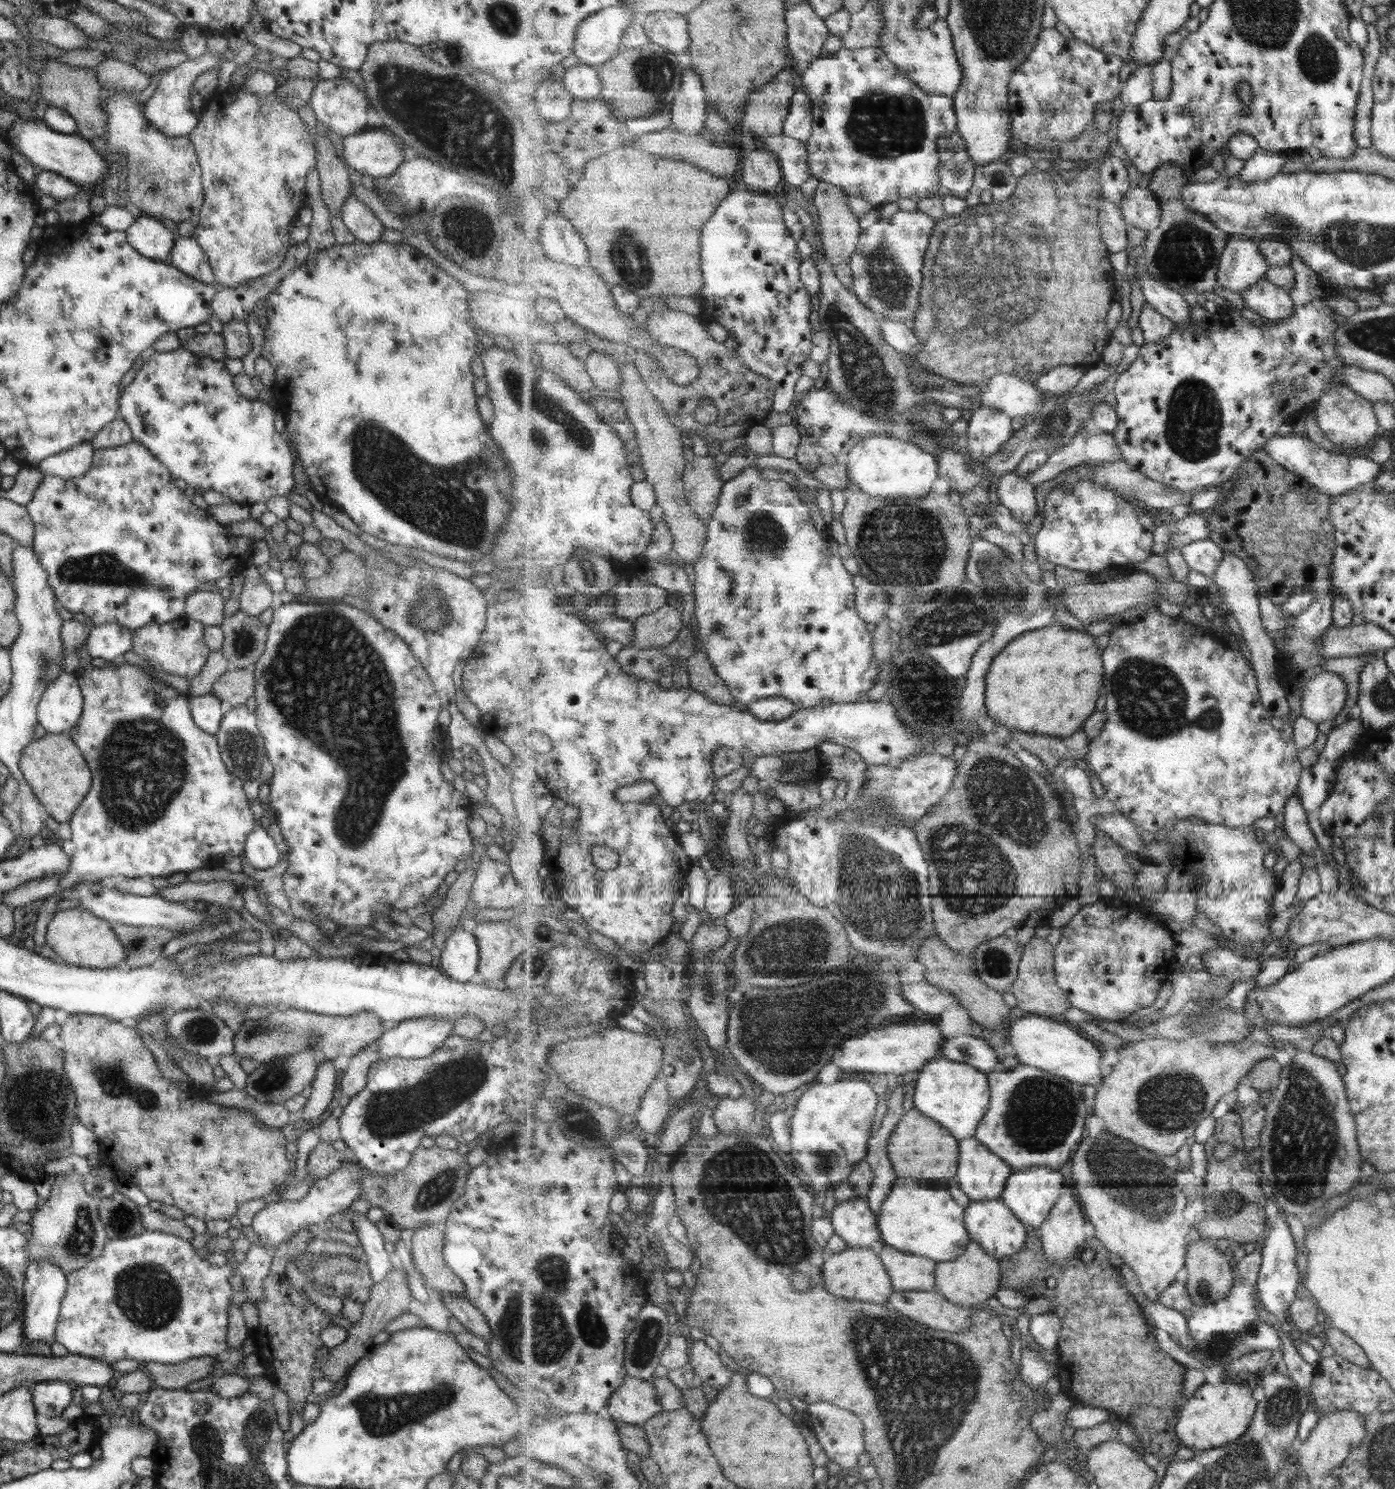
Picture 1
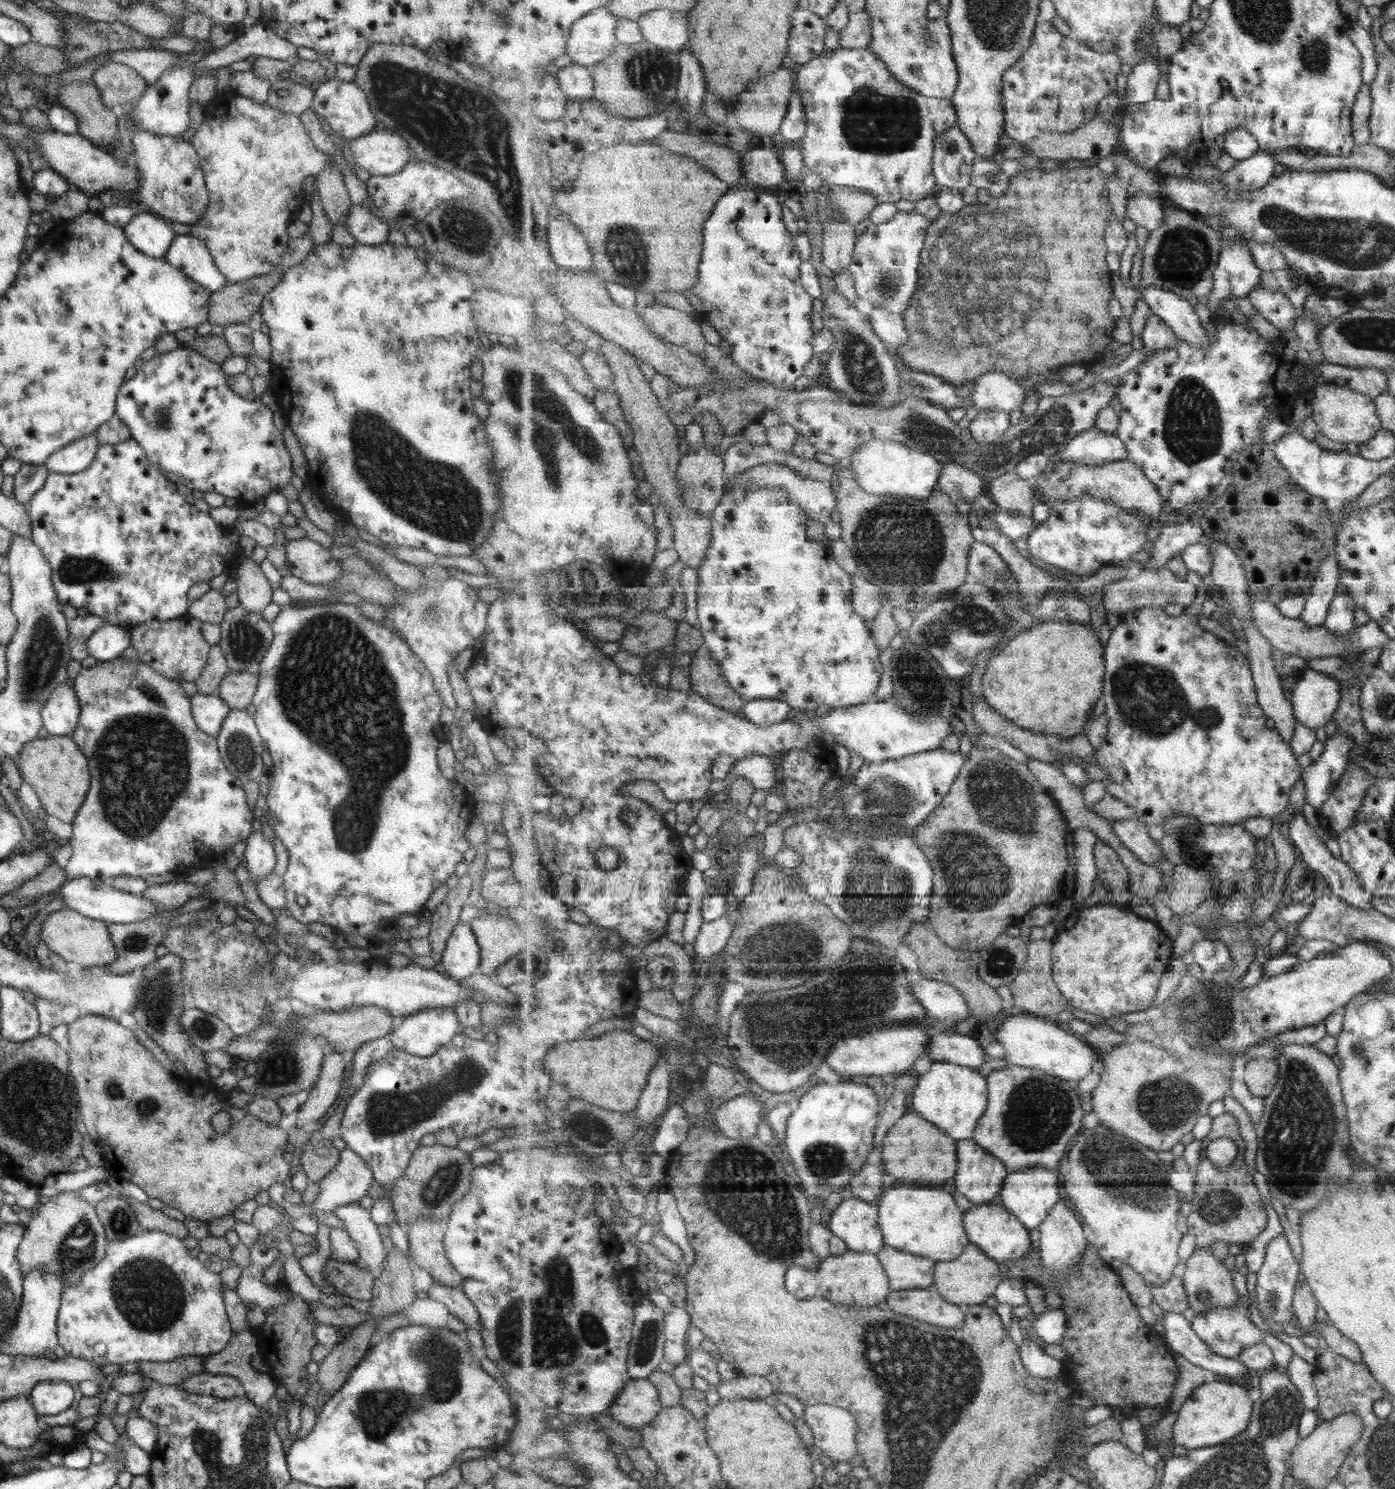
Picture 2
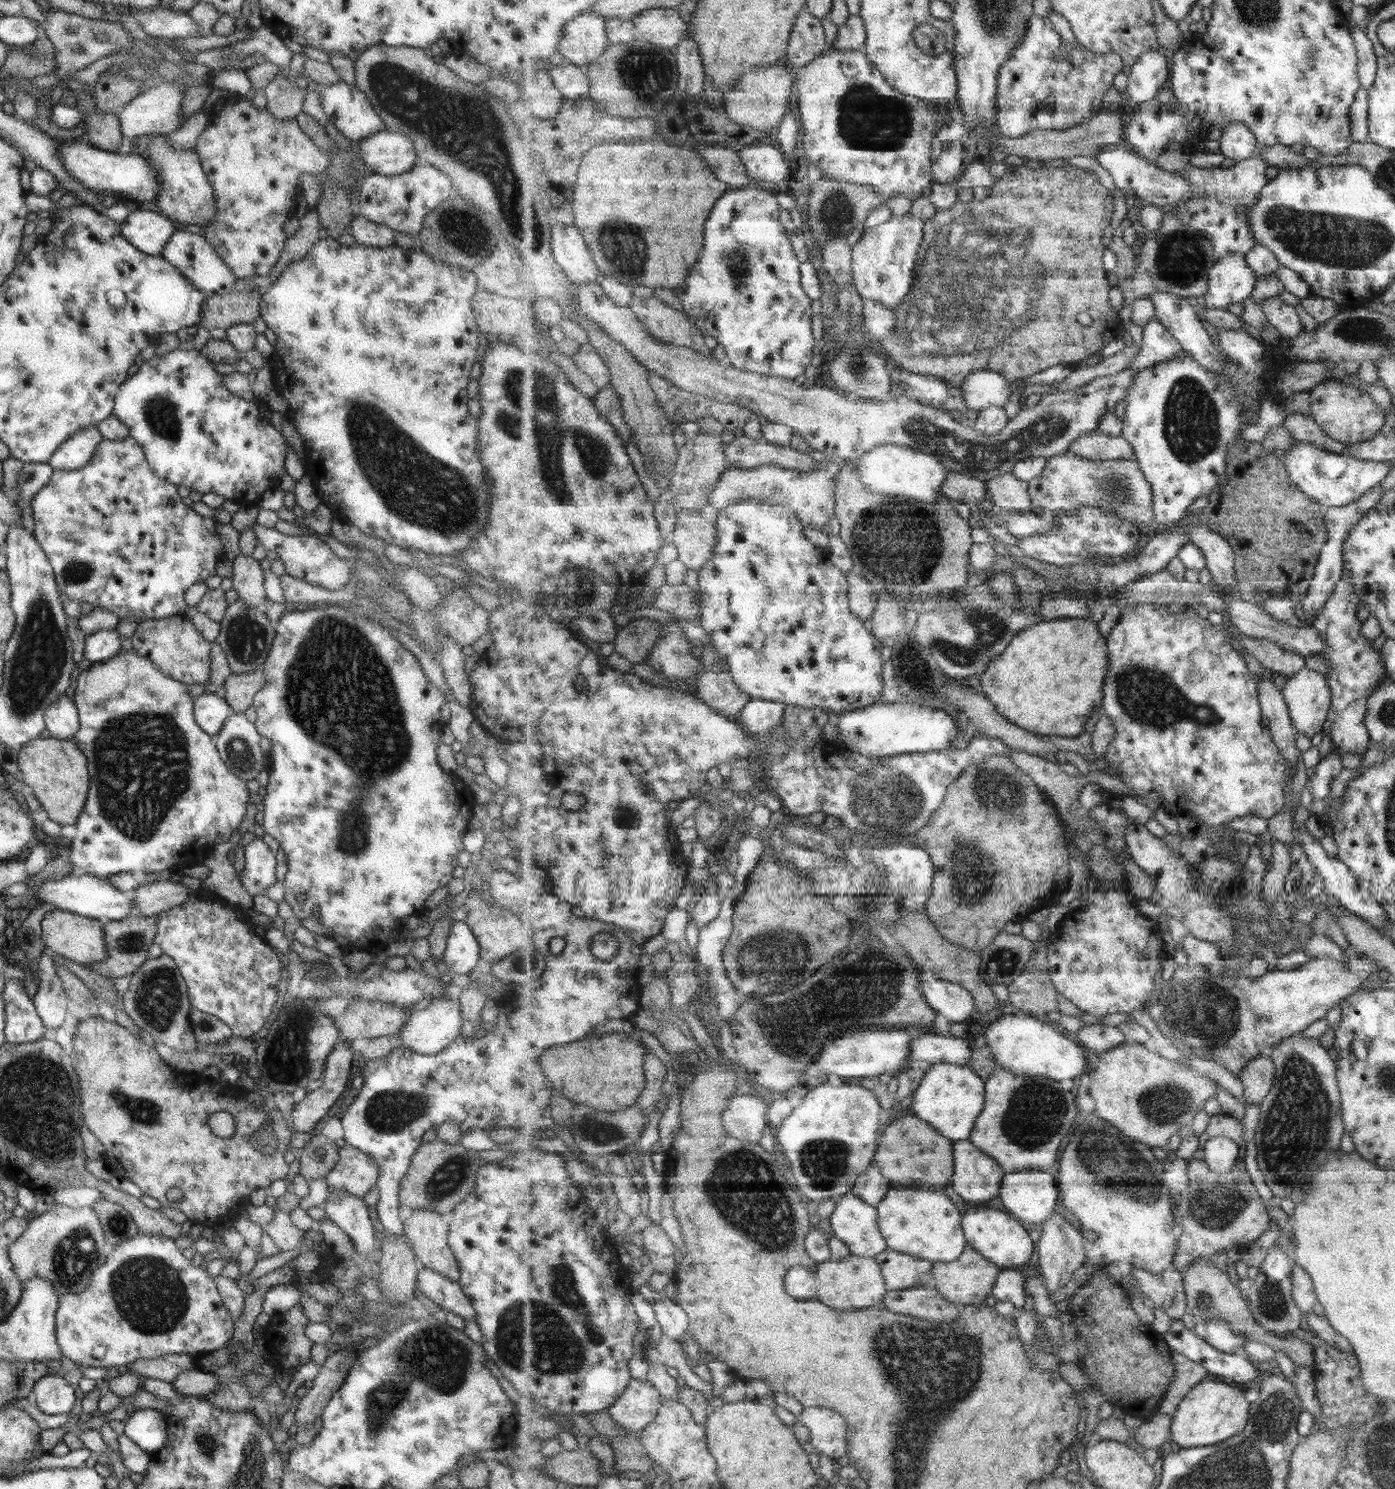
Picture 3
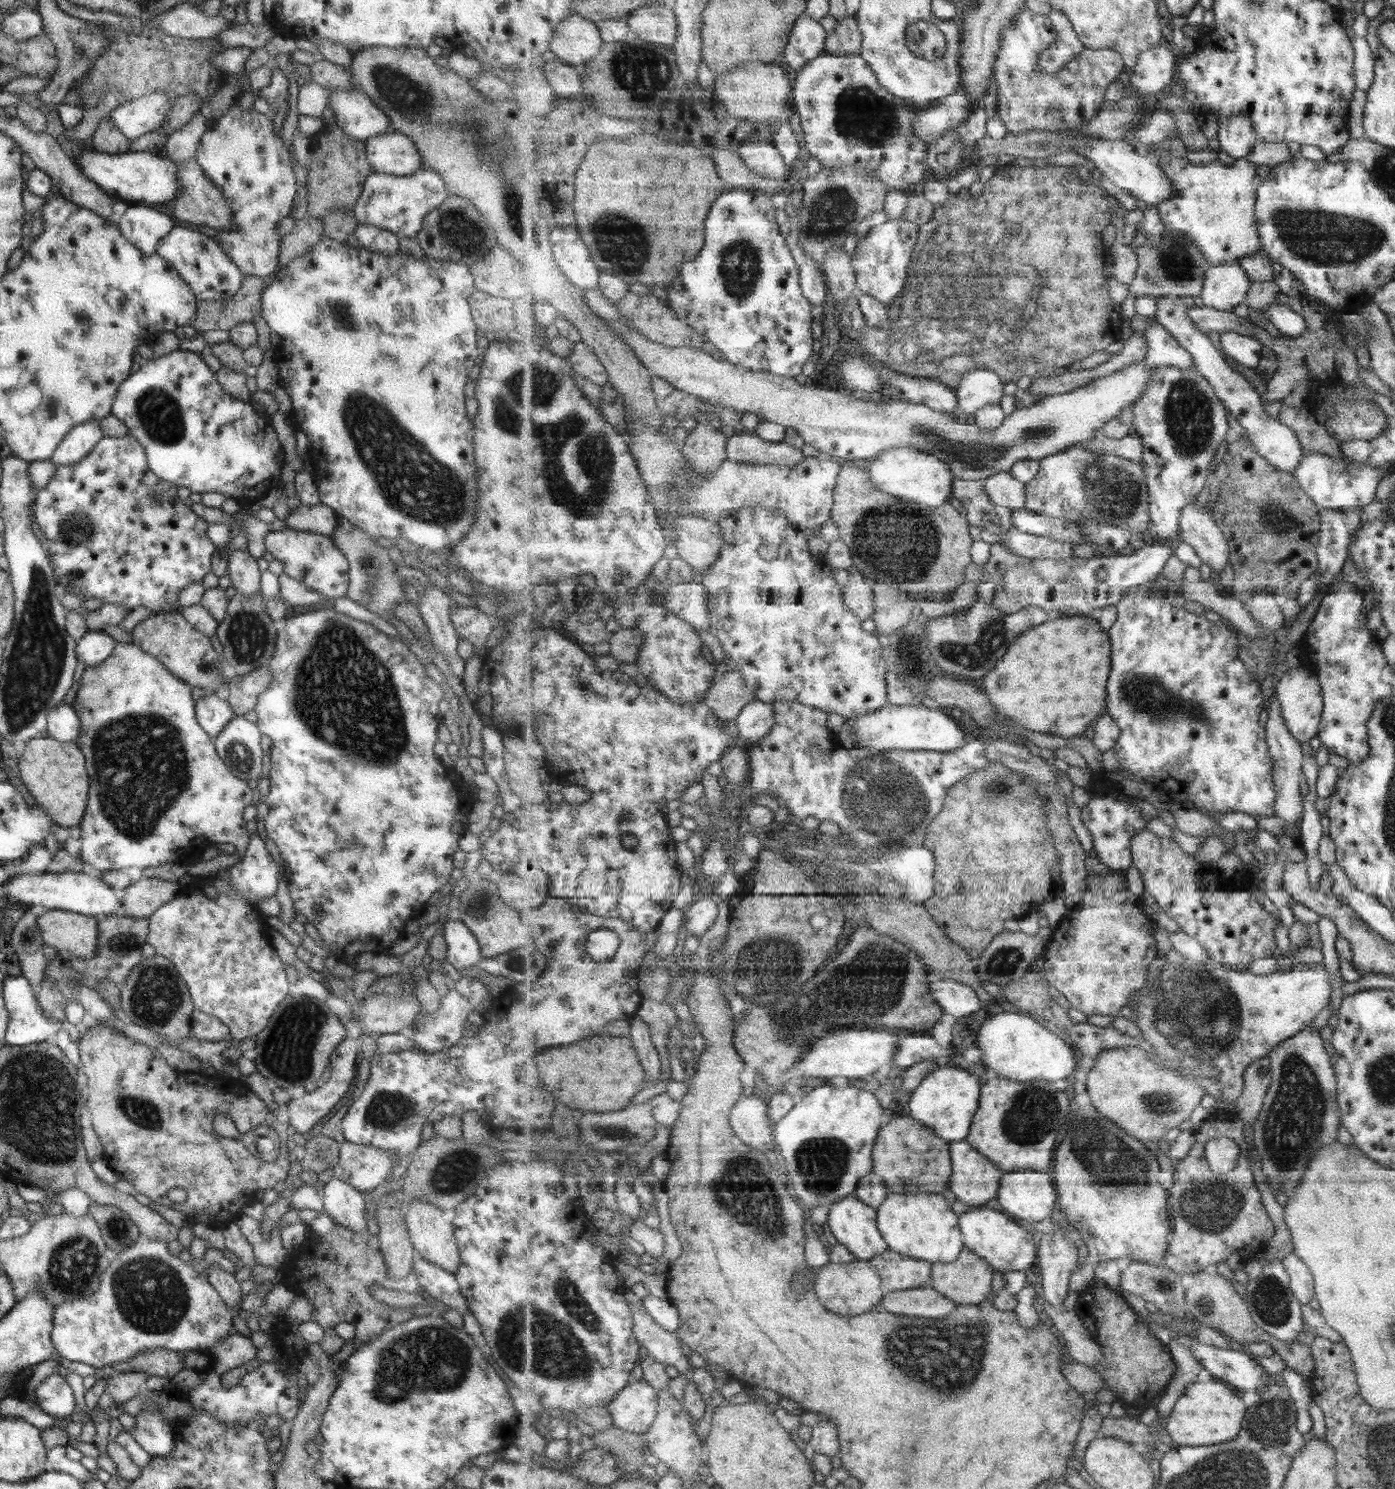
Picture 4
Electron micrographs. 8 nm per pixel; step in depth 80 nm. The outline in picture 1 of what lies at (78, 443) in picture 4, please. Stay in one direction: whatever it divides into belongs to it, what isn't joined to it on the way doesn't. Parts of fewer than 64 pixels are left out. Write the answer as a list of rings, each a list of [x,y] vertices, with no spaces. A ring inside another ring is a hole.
[[[90,441],[69,447],[43,459],[37,468],[42,476],[58,476],[62,479],[77,478],[89,470],[94,448]]]

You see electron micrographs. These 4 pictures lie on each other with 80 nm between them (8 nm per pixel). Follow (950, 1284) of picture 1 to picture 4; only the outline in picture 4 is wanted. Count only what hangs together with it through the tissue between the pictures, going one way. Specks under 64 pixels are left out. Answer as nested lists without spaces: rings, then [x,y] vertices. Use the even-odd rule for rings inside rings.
[[[965,1247],[960,1257],[952,1263],[932,1263],[931,1286],[935,1287],[947,1298],[953,1299],[959,1305],[979,1305],[990,1299],[992,1282],[997,1270],[992,1263],[987,1262],[981,1255],[975,1254]]]

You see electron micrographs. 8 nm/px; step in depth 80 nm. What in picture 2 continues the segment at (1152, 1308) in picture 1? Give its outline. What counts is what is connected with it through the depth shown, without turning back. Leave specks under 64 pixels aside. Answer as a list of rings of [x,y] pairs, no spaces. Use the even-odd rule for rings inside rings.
[[[1163,1311],[1162,1320],[1165,1341],[1172,1350],[1187,1357],[1192,1364],[1213,1371],[1217,1376],[1245,1378],[1245,1365],[1239,1359],[1227,1358],[1213,1353],[1208,1344],[1193,1330],[1192,1322],[1182,1313]]]

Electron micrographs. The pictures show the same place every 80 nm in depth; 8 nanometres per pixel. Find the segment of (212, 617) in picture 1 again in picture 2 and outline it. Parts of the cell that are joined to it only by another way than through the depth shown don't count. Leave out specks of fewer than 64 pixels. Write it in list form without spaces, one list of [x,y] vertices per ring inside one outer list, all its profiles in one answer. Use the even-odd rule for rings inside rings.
[[[211,589],[195,601],[188,603],[186,615],[199,622],[219,625],[225,616],[226,606],[220,591]]]

